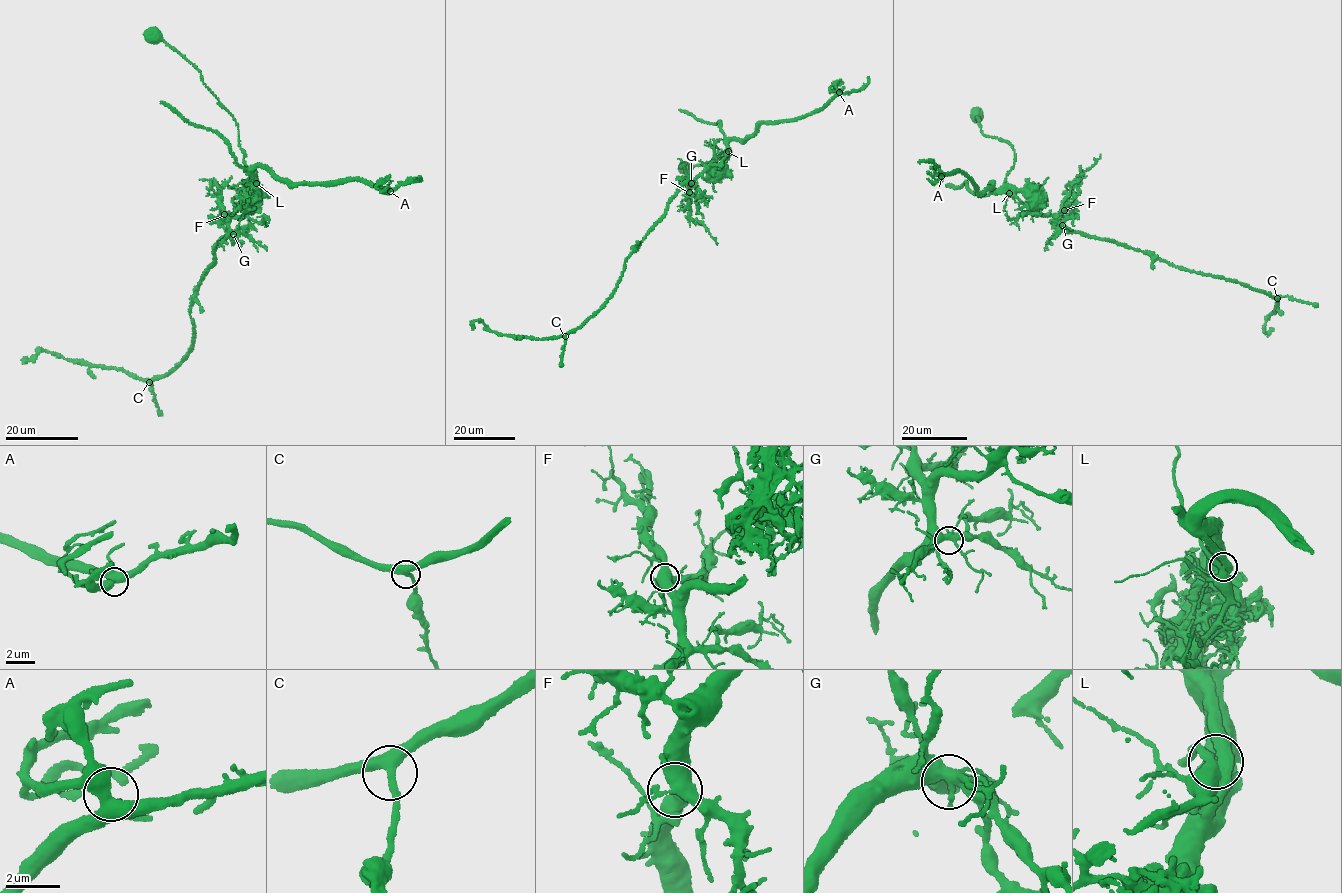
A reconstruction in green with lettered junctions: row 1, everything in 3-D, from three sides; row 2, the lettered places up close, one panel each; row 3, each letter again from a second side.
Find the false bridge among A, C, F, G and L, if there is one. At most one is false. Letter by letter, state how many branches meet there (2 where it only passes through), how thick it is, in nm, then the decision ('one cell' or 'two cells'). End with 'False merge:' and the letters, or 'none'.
A: branches 5; calibre 440 nm; one cell
C: branches 3; calibre 380 nm; one cell
F: branches 5; calibre 480 nm; one cell
G: branches 4; calibre 440 nm; one cell
L: branches 4; calibre 440 nm; two cells
False merge: L

